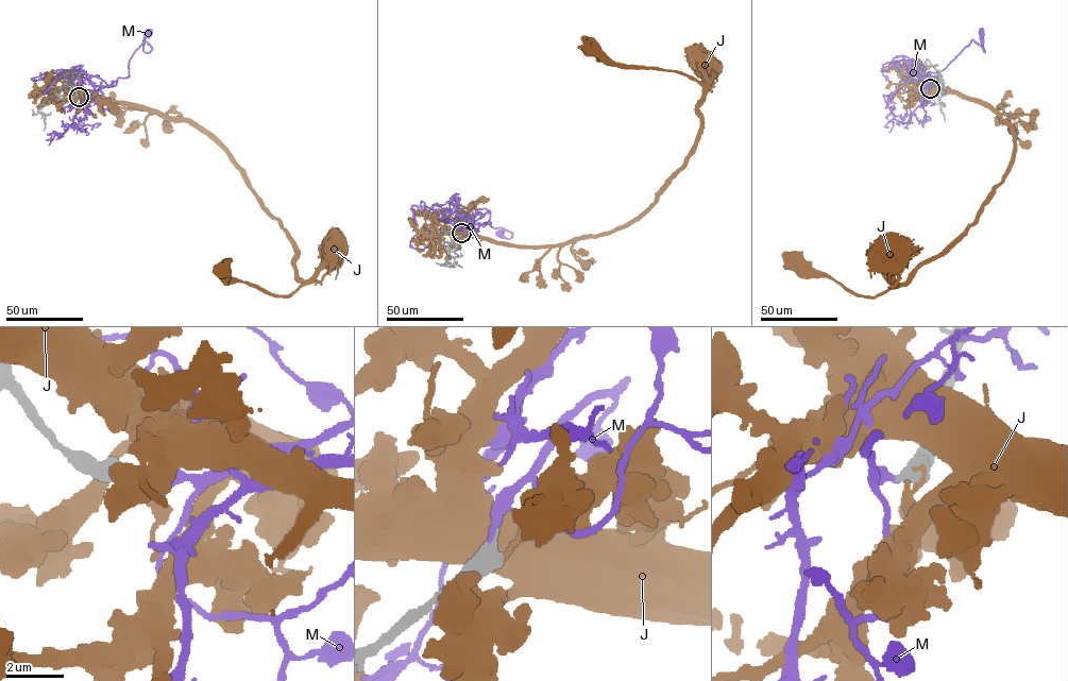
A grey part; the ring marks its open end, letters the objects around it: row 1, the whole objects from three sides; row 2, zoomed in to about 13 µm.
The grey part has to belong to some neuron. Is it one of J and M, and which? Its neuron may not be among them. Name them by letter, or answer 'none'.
M

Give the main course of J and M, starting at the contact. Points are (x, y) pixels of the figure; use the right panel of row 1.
J: (931, 88), (988, 105), (1013, 128), (1012, 163), (972, 223), (905, 283), (874, 296), (851, 293), (796, 265)
M: (930, 89), (933, 82), (929, 79), (928, 72), (946, 67), (972, 39), (984, 52), (981, 31)

